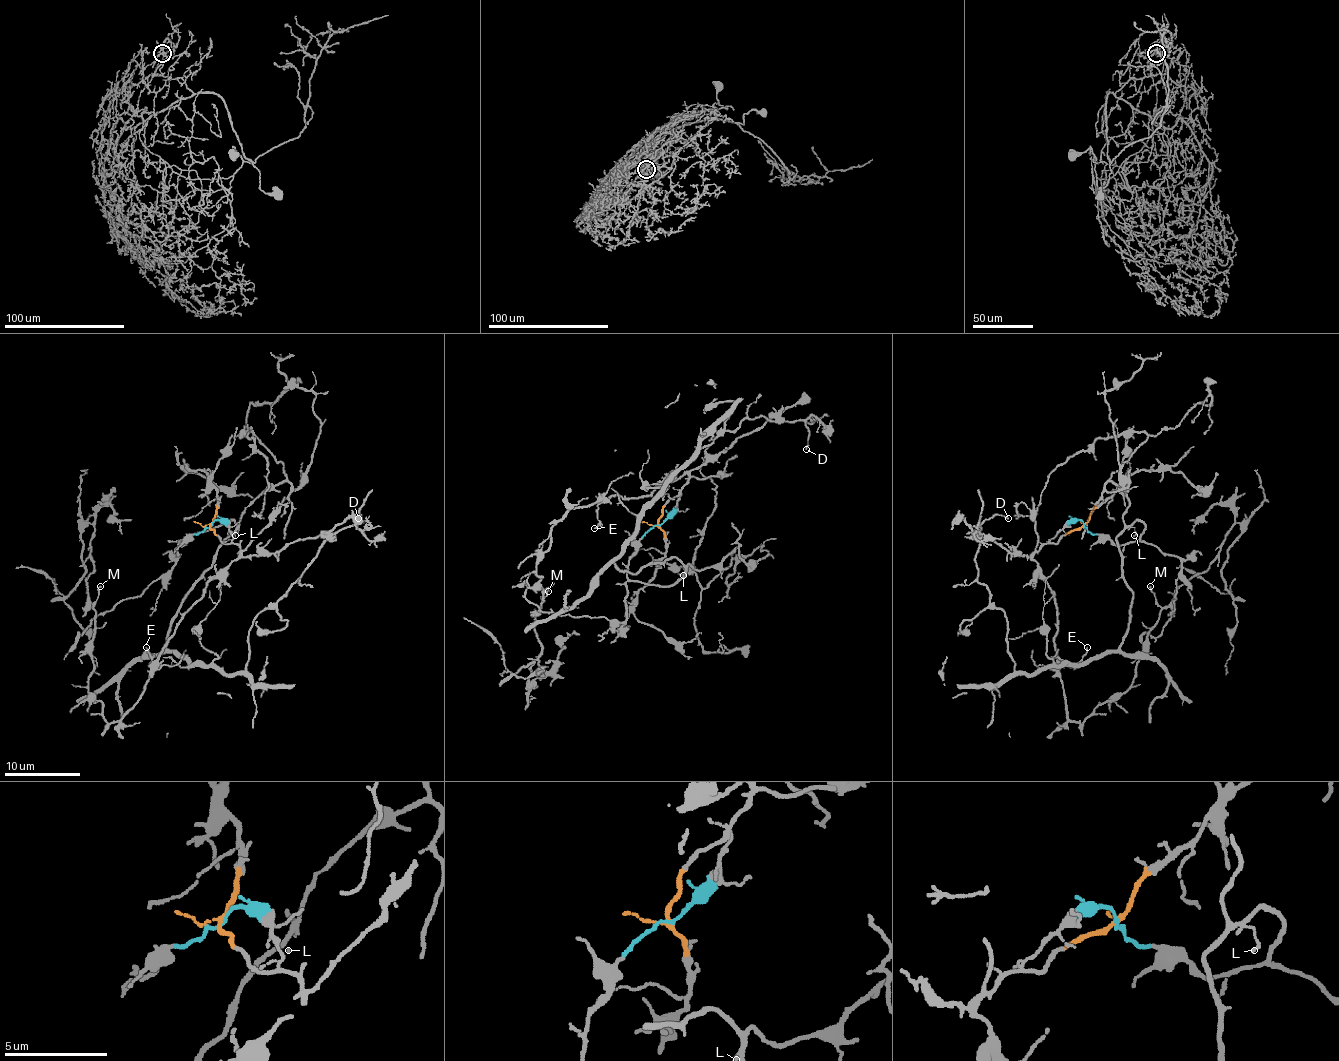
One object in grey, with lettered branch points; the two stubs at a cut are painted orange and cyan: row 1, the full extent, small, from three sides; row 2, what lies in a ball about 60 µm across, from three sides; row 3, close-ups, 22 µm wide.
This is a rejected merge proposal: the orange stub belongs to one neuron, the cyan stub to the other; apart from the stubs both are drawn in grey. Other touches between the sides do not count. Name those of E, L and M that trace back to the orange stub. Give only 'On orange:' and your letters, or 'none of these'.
On orange: E, M

